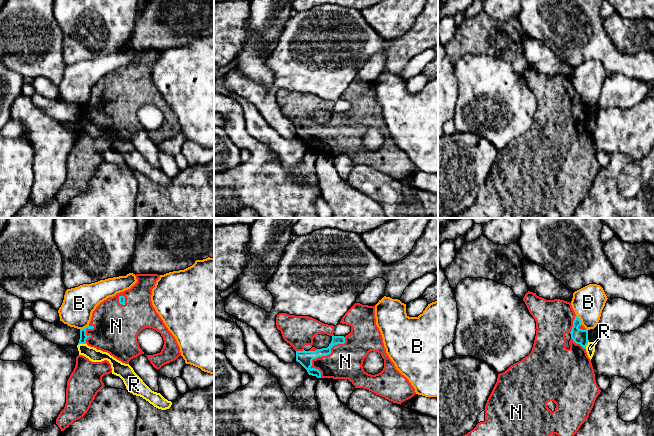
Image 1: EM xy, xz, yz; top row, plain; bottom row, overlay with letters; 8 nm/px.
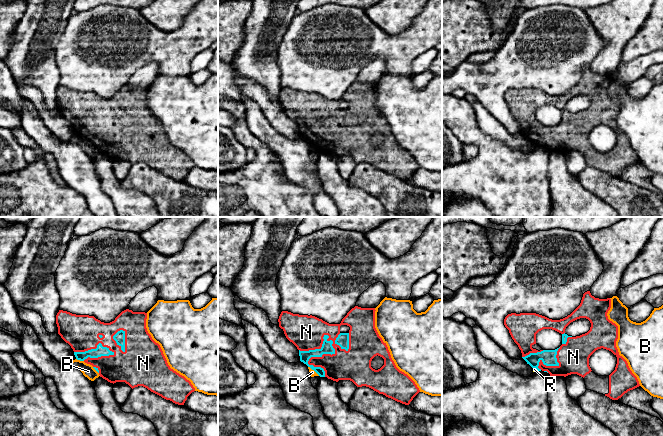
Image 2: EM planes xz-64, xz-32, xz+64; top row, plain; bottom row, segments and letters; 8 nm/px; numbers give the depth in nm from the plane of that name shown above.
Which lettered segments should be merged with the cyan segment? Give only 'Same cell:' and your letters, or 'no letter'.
Same cell: N

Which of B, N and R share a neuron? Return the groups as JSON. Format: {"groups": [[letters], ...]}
{"groups": [["B"], ["N"], ["R"]]}

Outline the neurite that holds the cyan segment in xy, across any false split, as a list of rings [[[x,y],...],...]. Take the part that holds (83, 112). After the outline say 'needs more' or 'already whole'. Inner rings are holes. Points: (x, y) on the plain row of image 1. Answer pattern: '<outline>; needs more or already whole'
[[[136,50],[135,52],[137,58],[130,65],[107,74],[96,83],[89,101],[84,105],[80,105],[78,121],[87,120],[97,126],[109,129],[122,139],[129,140],[131,135],[144,130],[137,117],[137,111],[145,104],[152,104],[159,108],[164,116],[160,129],[146,131],[153,143],[158,146],[181,131],[180,123],[152,81],[152,65],[155,63],[160,51]]]; needs more

